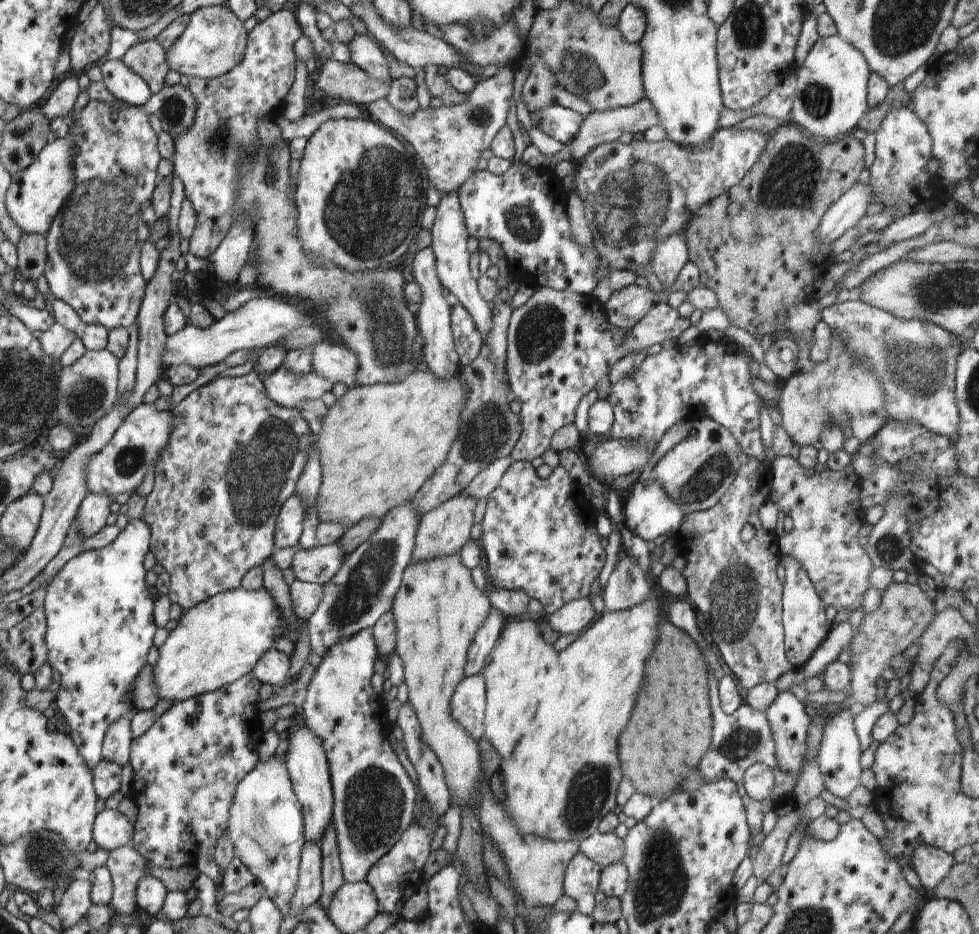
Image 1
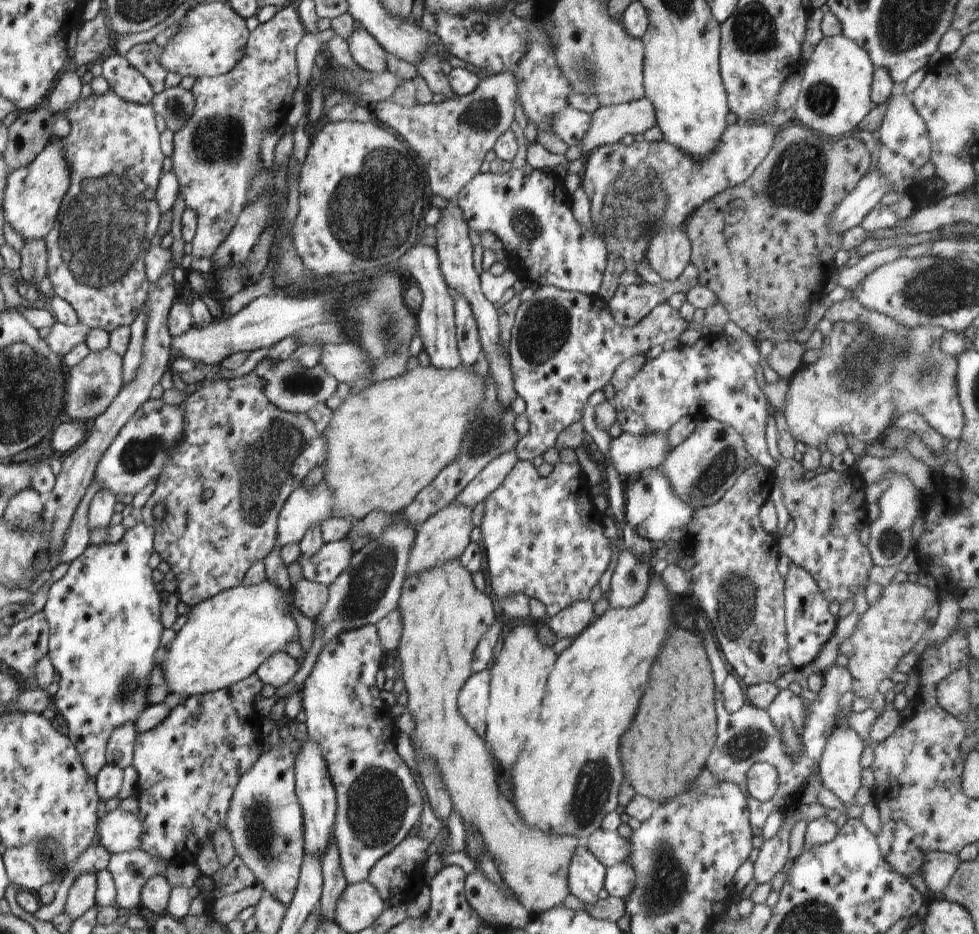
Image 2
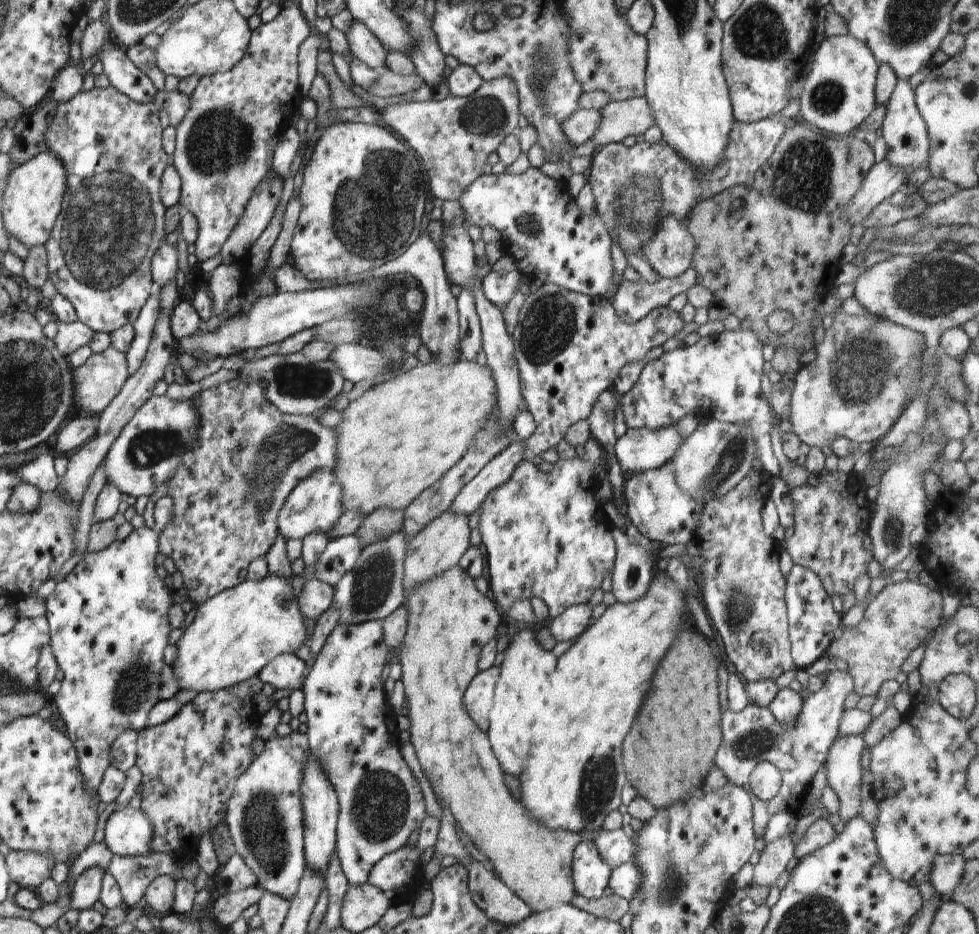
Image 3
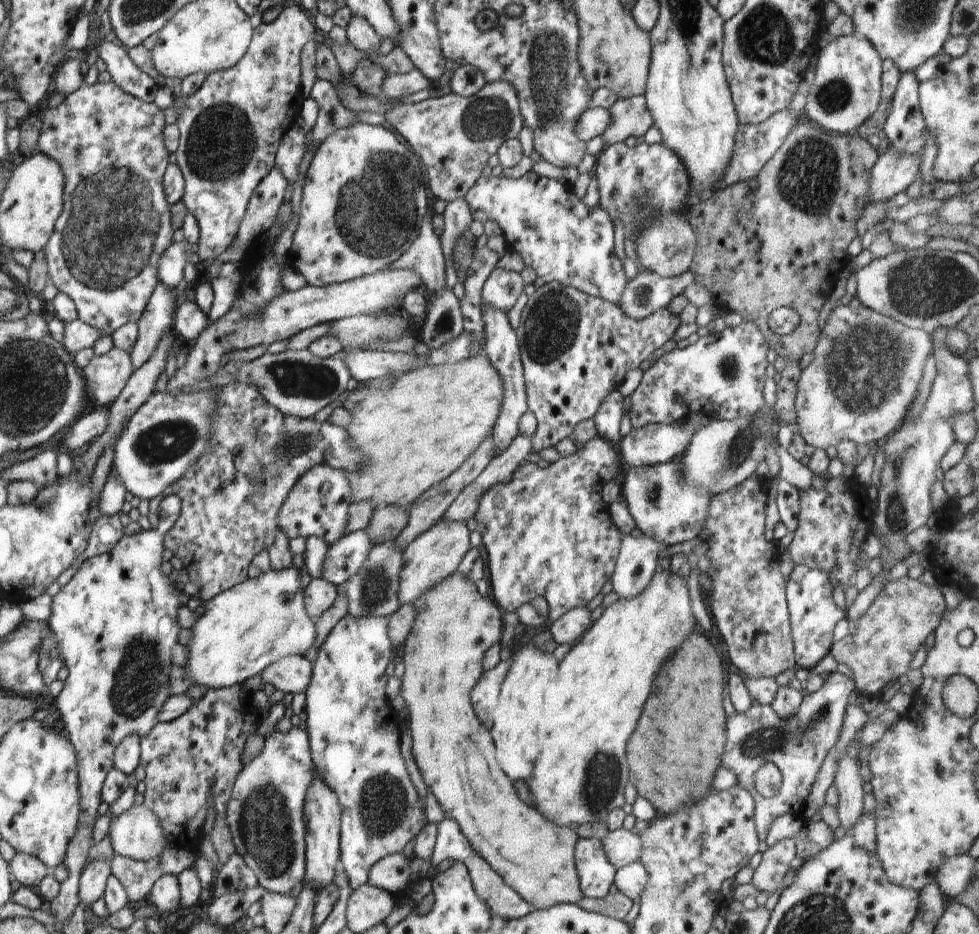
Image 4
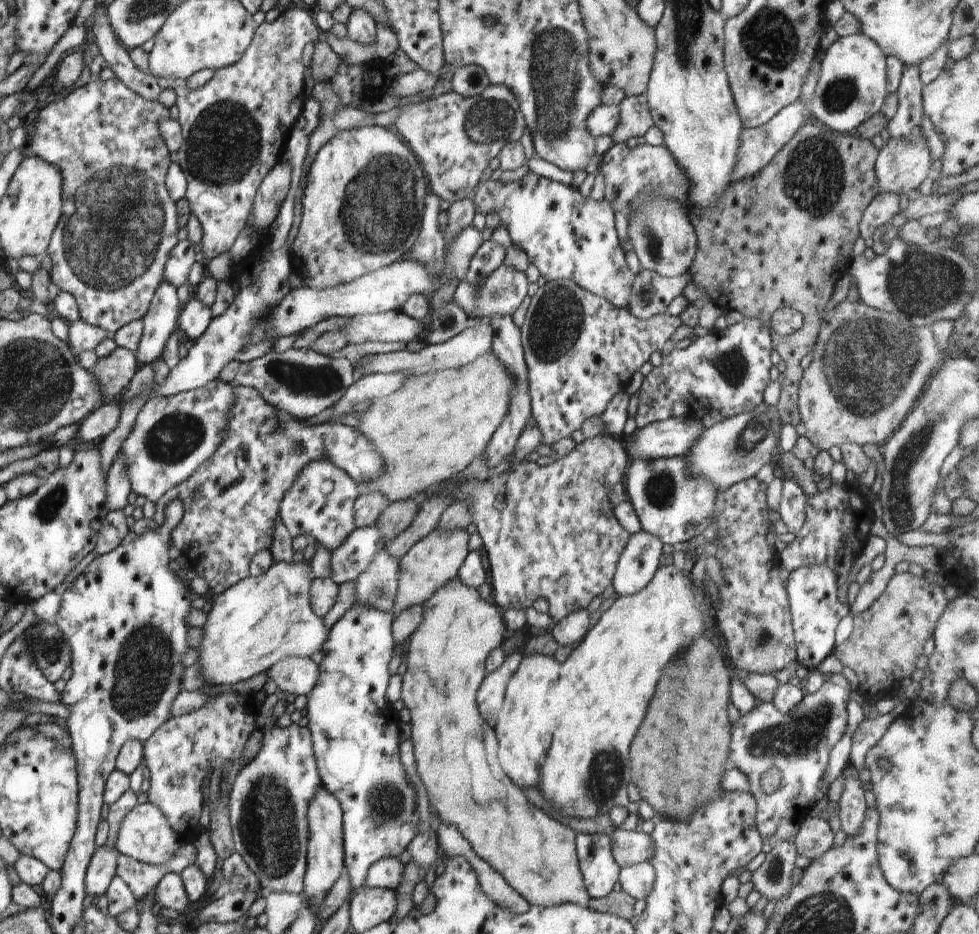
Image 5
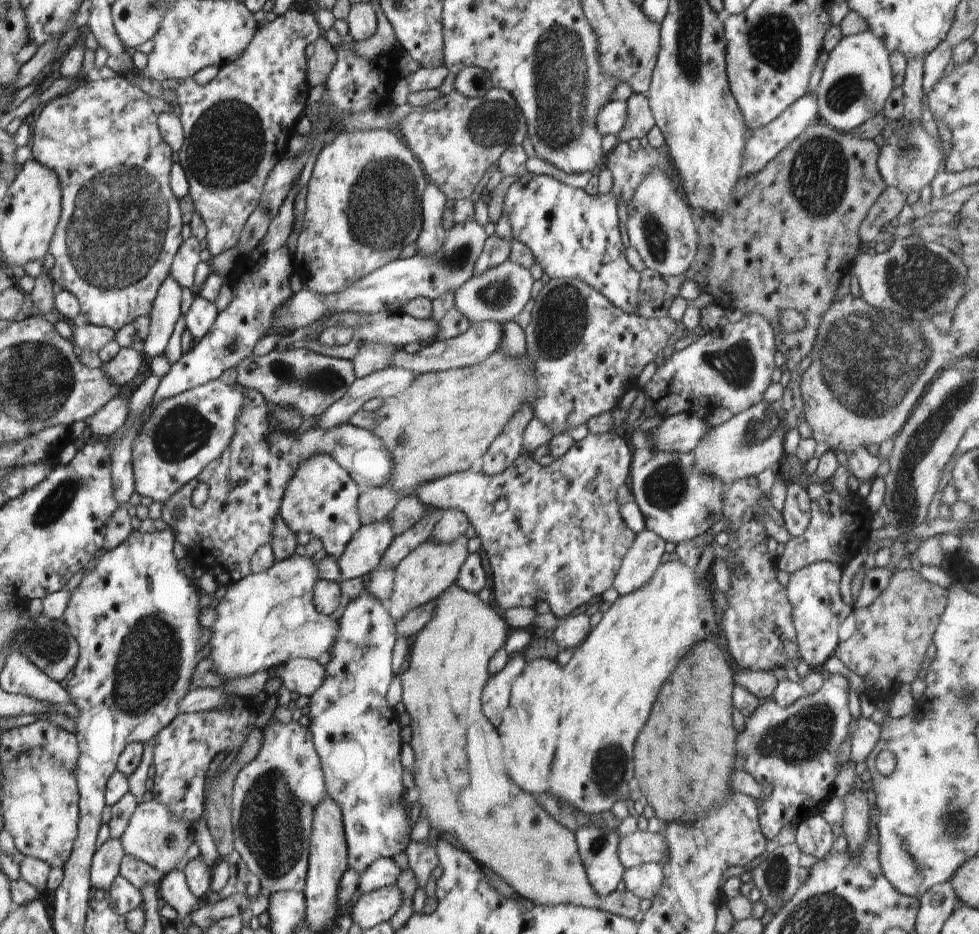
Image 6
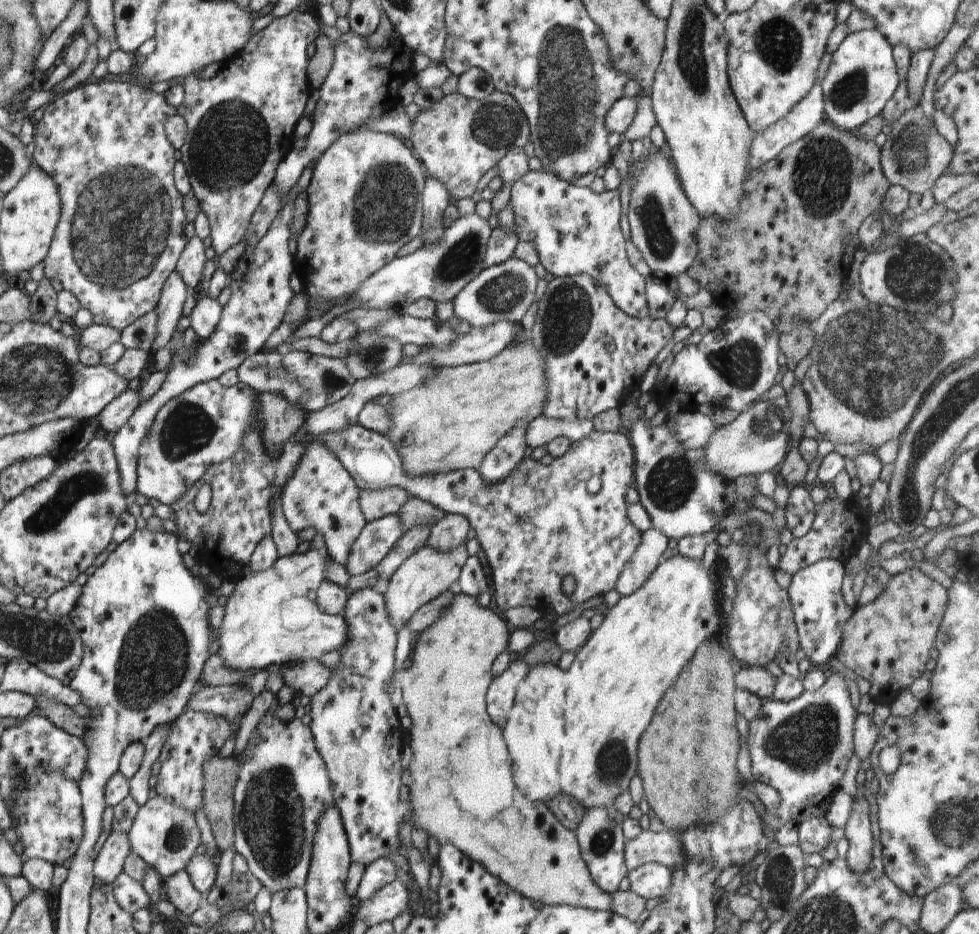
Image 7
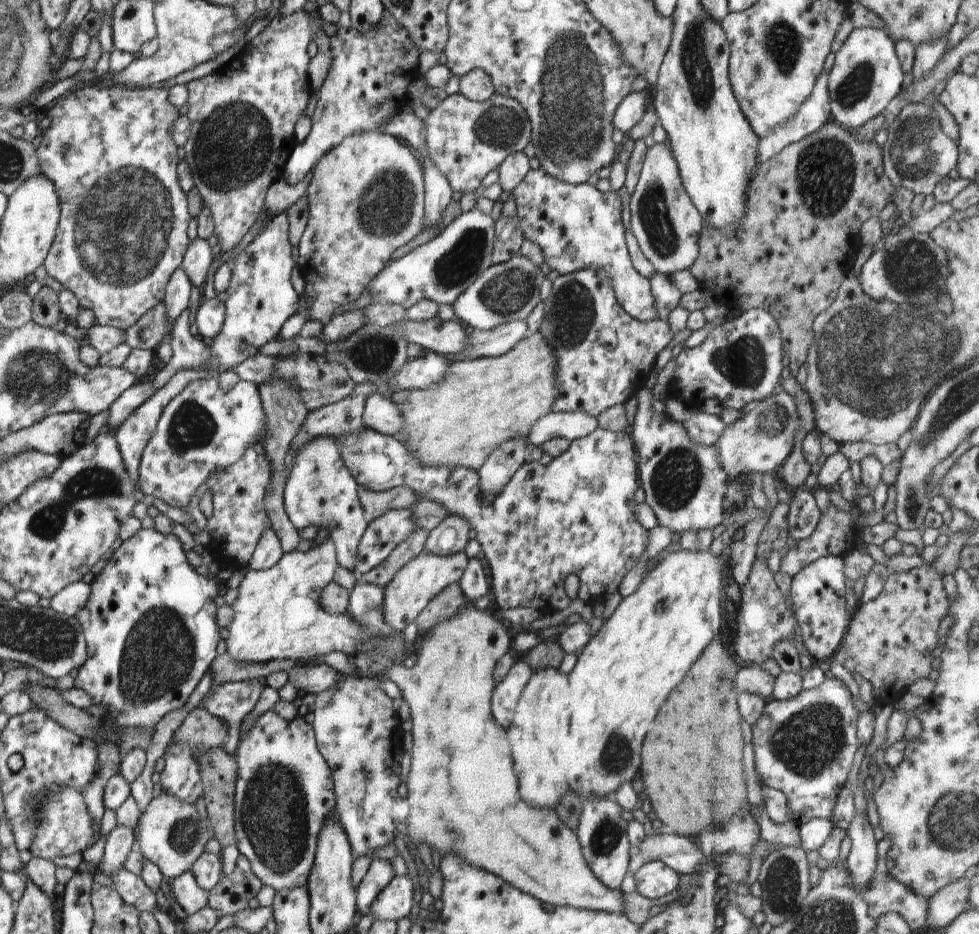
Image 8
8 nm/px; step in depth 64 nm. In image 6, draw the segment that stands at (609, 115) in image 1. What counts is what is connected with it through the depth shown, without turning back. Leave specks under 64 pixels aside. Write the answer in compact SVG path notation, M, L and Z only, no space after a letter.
M633 94L626 100L628 104L628 116L626 116L626 124L618 134L618 142L628 143L632 138L646 138L648 132L655 125L652 111L649 107L648 97L641 94Z

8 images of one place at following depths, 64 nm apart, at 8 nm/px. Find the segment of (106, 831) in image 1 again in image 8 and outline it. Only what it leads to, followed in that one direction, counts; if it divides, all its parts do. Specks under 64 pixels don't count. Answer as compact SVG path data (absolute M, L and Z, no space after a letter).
M161 794L150 802L148 808L140 814L138 824L134 828L135 845L146 860L150 860L160 869L162 876L171 882L184 872L204 852L204 846L210 838L209 821L201 818L195 804L184 802L176 796Z

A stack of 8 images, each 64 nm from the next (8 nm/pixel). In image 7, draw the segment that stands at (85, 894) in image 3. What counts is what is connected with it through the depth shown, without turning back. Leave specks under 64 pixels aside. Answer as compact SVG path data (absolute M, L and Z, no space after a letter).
M111 832L93 864L97 884L111 885L124 872L125 860L131 854L127 832Z

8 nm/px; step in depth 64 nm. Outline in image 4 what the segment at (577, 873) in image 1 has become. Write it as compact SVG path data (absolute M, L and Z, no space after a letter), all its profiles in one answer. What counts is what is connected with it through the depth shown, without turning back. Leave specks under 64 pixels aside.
M578 837L574 864L578 872L578 884L584 897L601 899L614 884L617 868L610 864L602 848L602 839Z

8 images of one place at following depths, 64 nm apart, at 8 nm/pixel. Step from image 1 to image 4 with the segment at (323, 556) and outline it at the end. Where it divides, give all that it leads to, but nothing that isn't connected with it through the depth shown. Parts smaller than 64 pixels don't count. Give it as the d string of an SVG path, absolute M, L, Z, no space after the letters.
M364 530L345 534L334 544L328 545L328 554L322 564L322 578L340 587L366 562L374 542Z

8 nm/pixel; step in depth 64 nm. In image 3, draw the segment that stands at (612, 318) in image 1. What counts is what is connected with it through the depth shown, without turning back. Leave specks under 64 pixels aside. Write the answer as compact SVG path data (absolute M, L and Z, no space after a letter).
M692 268L680 277L662 277L656 282L648 282L643 277L638 282L622 279L611 304L621 320L634 323L644 319L652 310L666 307L673 297L686 293L695 285L697 273Z

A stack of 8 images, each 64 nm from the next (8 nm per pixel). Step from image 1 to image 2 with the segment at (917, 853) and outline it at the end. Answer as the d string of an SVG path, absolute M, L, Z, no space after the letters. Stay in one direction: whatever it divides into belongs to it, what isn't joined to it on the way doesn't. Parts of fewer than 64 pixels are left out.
M931 851L926 854L923 867L923 880L934 894L943 892L956 874L963 859L957 855Z

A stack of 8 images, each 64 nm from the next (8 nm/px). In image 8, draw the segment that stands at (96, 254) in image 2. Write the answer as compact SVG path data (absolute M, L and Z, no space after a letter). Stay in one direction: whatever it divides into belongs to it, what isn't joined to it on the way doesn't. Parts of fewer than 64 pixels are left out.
M82 83L44 111L46 117L50 119L50 125L39 134L42 139L36 149L36 156L40 162L42 174L53 181L61 198L60 227L57 229L57 236L50 247L49 256L46 258L44 266L46 266L48 276L58 280L66 290L77 296L82 308L94 312L95 322L98 325L126 331L128 327L136 324L143 315L148 314L157 304L160 304L164 298L166 284L173 272L182 264L182 258L184 258L191 241L188 239L186 231L192 216L188 212L188 200L186 199L188 196L178 184L177 164L179 159L176 152L178 152L179 146L172 136L172 124L176 118L181 116L178 110L179 108L168 100L168 90L164 90L160 85L128 88L128 86L114 83L113 86L98 88L95 85Z

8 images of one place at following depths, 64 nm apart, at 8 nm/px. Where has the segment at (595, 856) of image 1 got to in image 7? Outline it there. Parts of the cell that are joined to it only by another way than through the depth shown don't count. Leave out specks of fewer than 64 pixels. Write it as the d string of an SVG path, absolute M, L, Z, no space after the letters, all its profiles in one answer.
M642 831L634 839L626 839L624 844L624 862L629 871L655 862L667 866L671 871L686 864L682 842L670 831Z

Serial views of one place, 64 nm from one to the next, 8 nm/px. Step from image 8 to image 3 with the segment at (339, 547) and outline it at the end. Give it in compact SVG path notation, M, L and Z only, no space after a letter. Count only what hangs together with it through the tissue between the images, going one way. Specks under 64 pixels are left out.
M317 469L290 492L277 517L278 531L286 541L300 539L301 541L314 532L322 532L327 538L333 532L337 521L344 514L341 501L343 487L340 485L335 472Z

